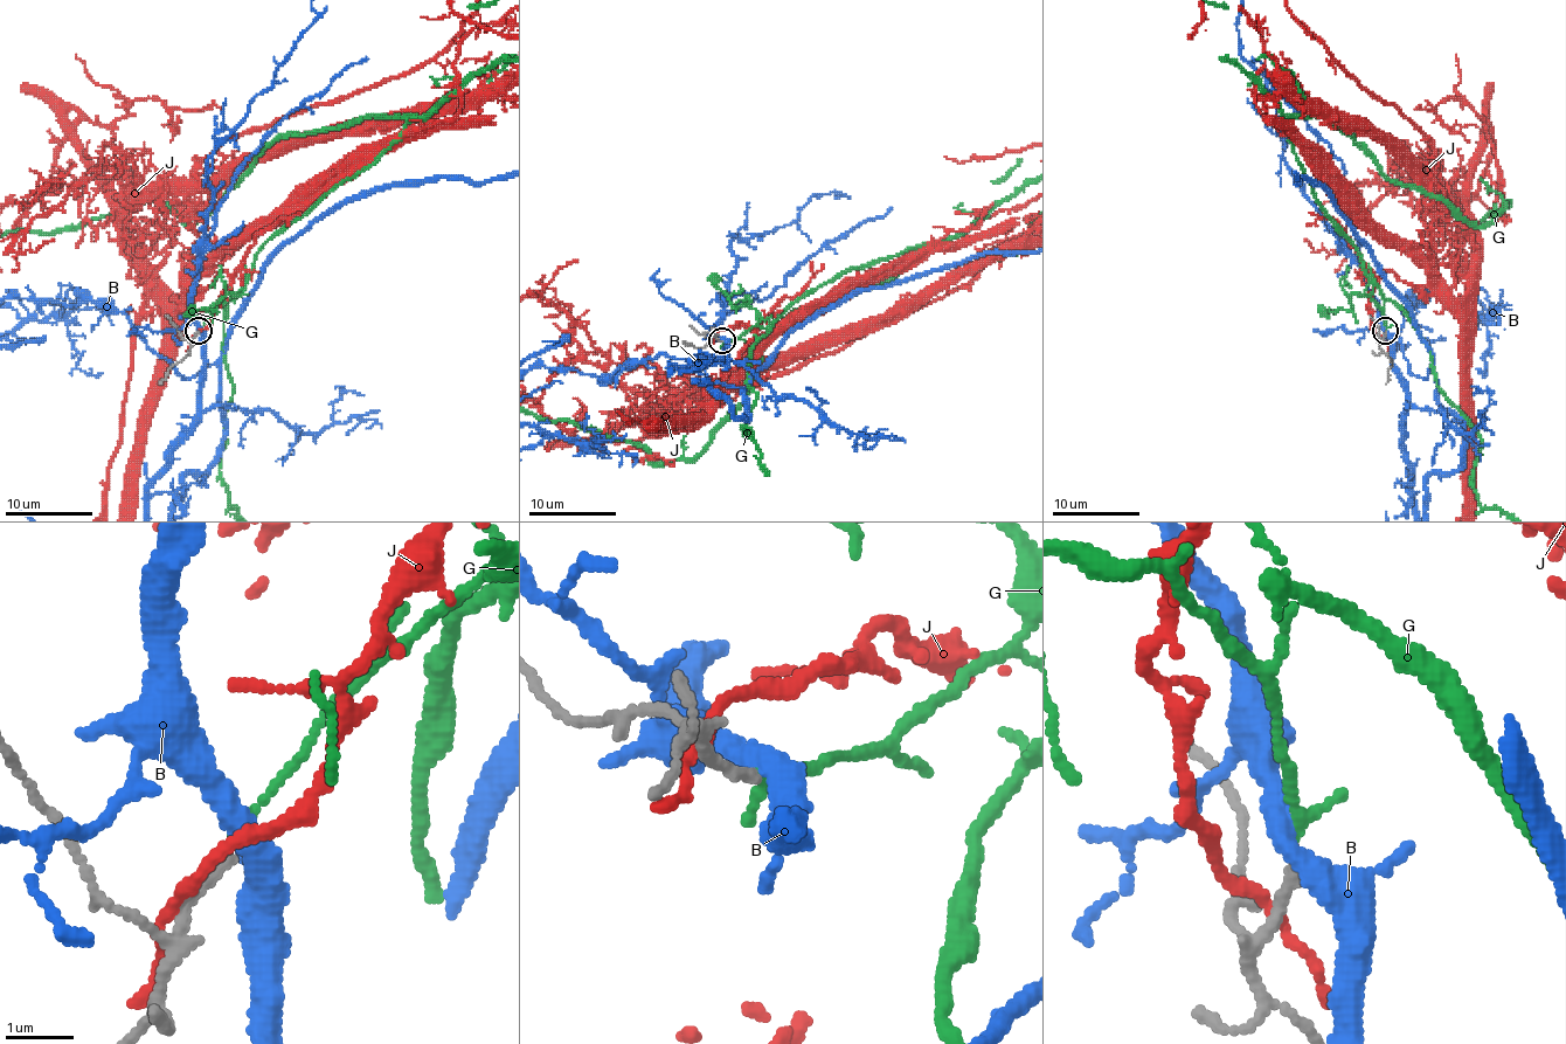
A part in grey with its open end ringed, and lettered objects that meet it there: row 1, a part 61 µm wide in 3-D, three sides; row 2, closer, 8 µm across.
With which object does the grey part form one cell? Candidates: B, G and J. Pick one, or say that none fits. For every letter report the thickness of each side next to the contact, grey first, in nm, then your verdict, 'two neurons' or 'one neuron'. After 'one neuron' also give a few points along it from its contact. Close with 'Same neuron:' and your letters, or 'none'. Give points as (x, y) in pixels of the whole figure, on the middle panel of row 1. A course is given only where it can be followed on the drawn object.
B: calibres 170 and 400 nm; two neurons
G: calibres 170 and 150 nm; one neuron
J: calibres 200 and 160 nm; two neurons
Same neuron: G

